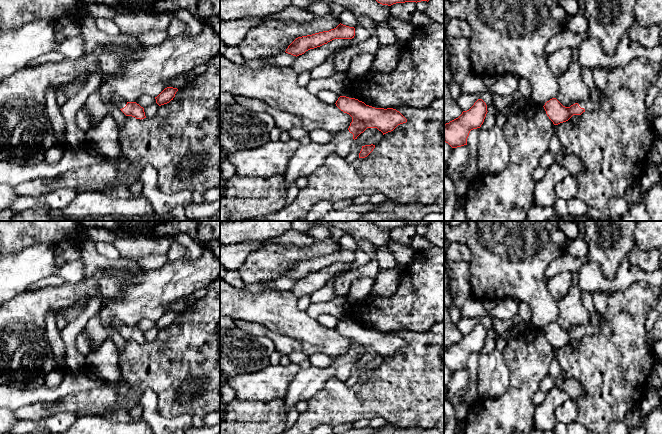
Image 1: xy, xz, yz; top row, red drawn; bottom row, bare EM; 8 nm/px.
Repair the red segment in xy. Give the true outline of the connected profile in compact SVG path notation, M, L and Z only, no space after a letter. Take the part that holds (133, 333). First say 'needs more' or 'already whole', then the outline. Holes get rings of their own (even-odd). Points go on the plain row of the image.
needs more | M116 321L115 330L118 331L126 340L132 340L140 344L146 342L144 332L136 326L125 326Z

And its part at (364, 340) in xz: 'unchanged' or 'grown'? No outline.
grown

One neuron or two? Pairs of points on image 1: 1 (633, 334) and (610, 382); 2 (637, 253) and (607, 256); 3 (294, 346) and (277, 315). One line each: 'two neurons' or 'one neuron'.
1: one neuron
2: two neurons
3: two neurons

